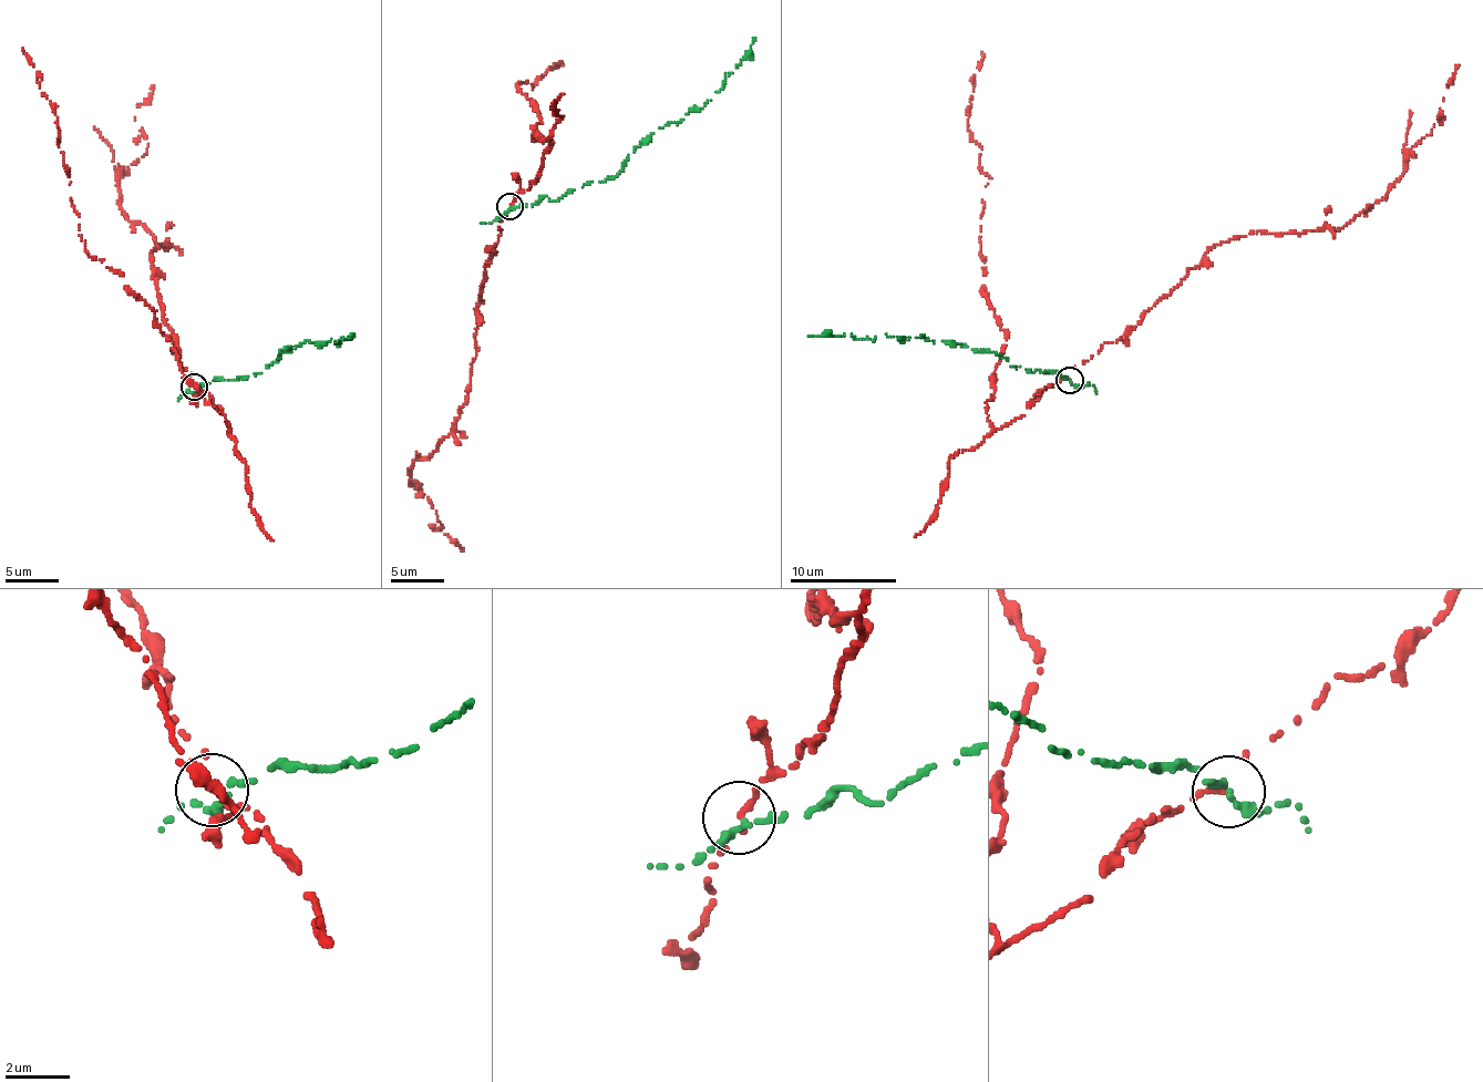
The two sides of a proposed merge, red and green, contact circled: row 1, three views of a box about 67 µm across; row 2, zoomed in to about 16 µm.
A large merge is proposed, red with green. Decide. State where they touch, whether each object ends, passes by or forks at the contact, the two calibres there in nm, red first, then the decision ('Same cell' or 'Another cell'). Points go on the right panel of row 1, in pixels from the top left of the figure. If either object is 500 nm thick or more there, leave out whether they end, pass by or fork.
Place: (1069, 380). At the ring red ends. At the ring green passes by. Thickness 200 nm (red) against 170 nm. Another cell

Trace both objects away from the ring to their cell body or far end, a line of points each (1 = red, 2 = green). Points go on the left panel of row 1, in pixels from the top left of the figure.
1: (195, 385), (209, 393), (228, 434), (225, 418), (187, 378), (153, 308), (85, 251), (58, 116), (22, 48)
2: (195, 385), (261, 373), (285, 349), (309, 340), (326, 341), (331, 339), (339, 343), (341, 337), (349, 338)

